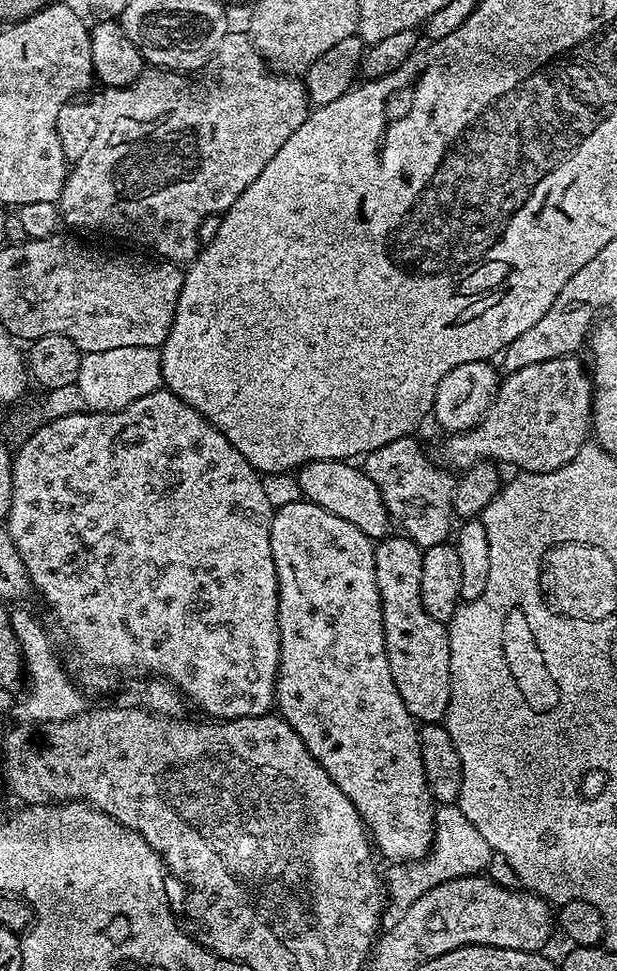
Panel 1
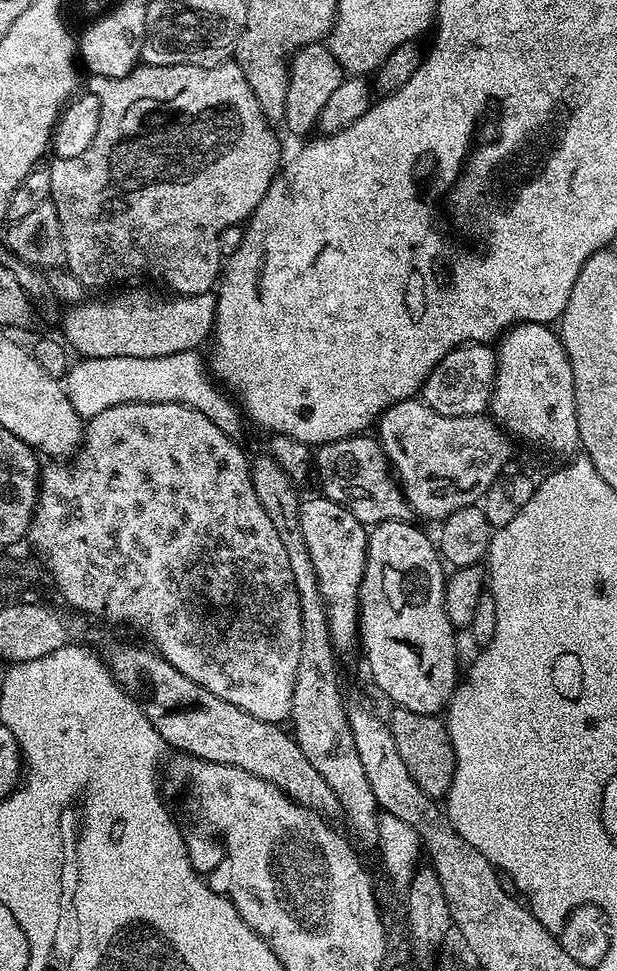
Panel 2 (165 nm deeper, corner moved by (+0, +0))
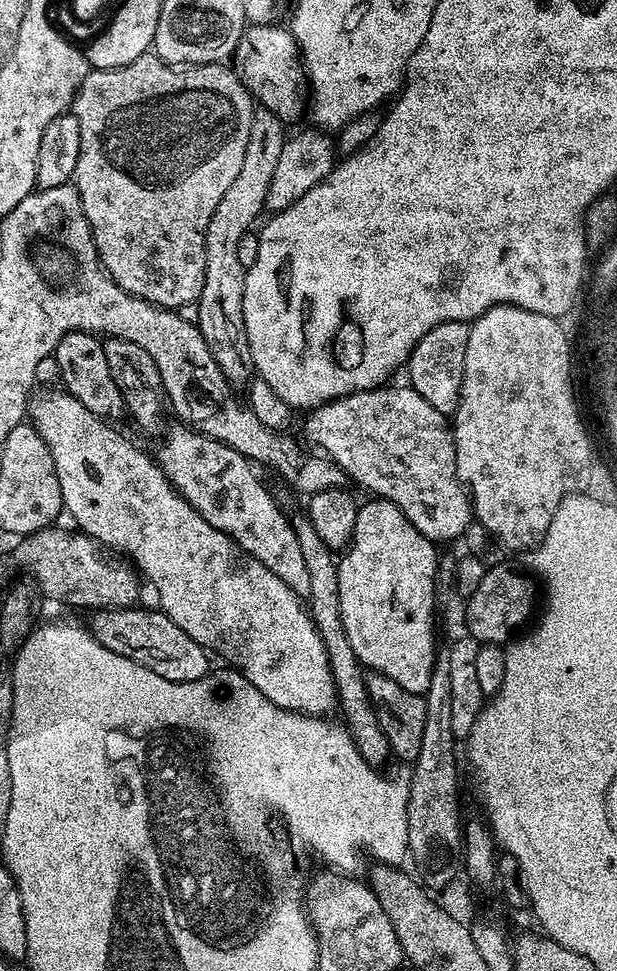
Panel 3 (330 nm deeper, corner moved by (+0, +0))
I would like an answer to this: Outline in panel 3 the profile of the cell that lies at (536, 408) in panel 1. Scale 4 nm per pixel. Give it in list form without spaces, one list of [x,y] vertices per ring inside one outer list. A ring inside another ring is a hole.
[[[377,386],[364,392],[351,392],[349,396],[311,409],[304,420],[307,443],[317,444],[312,446],[336,463],[349,481],[361,484],[368,494],[394,502],[394,506],[406,514],[409,522],[427,540],[456,540],[467,530],[468,523],[473,523],[474,517],[471,499],[456,473],[456,451],[449,417],[434,410],[434,406],[430,406],[430,402],[426,402],[426,398],[422,398],[422,394],[411,386],[388,387]]]

